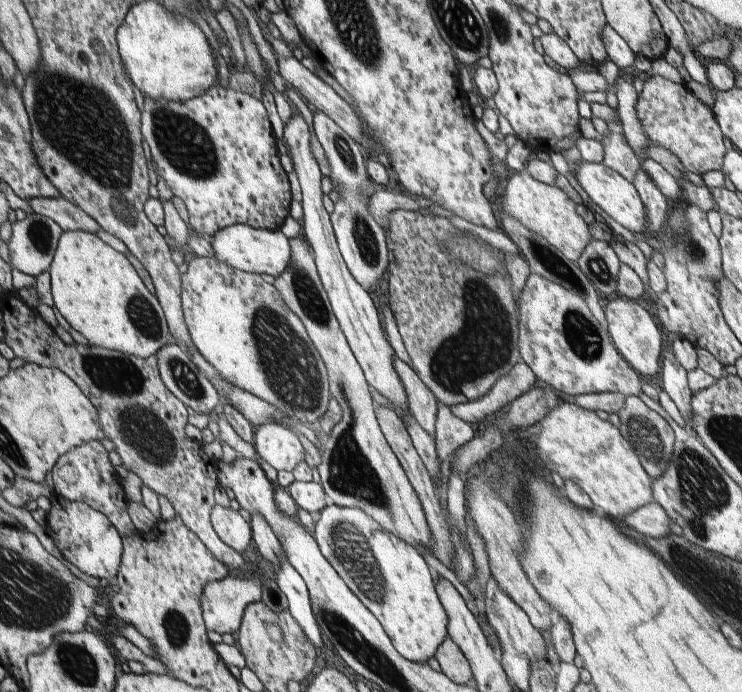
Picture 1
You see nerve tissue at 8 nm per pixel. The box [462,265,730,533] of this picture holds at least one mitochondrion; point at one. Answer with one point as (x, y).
(649, 441)

